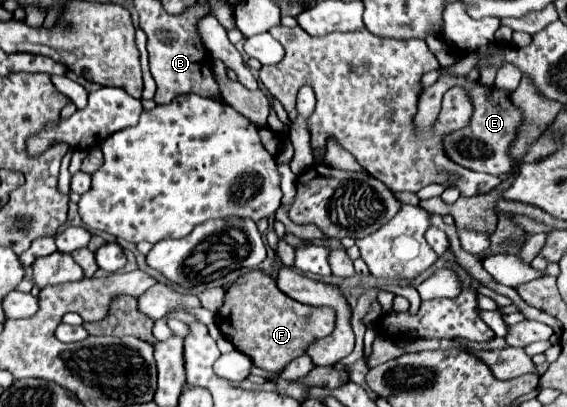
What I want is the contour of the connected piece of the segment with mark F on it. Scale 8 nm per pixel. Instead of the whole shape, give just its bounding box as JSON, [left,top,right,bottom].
[216,271,336,373]

